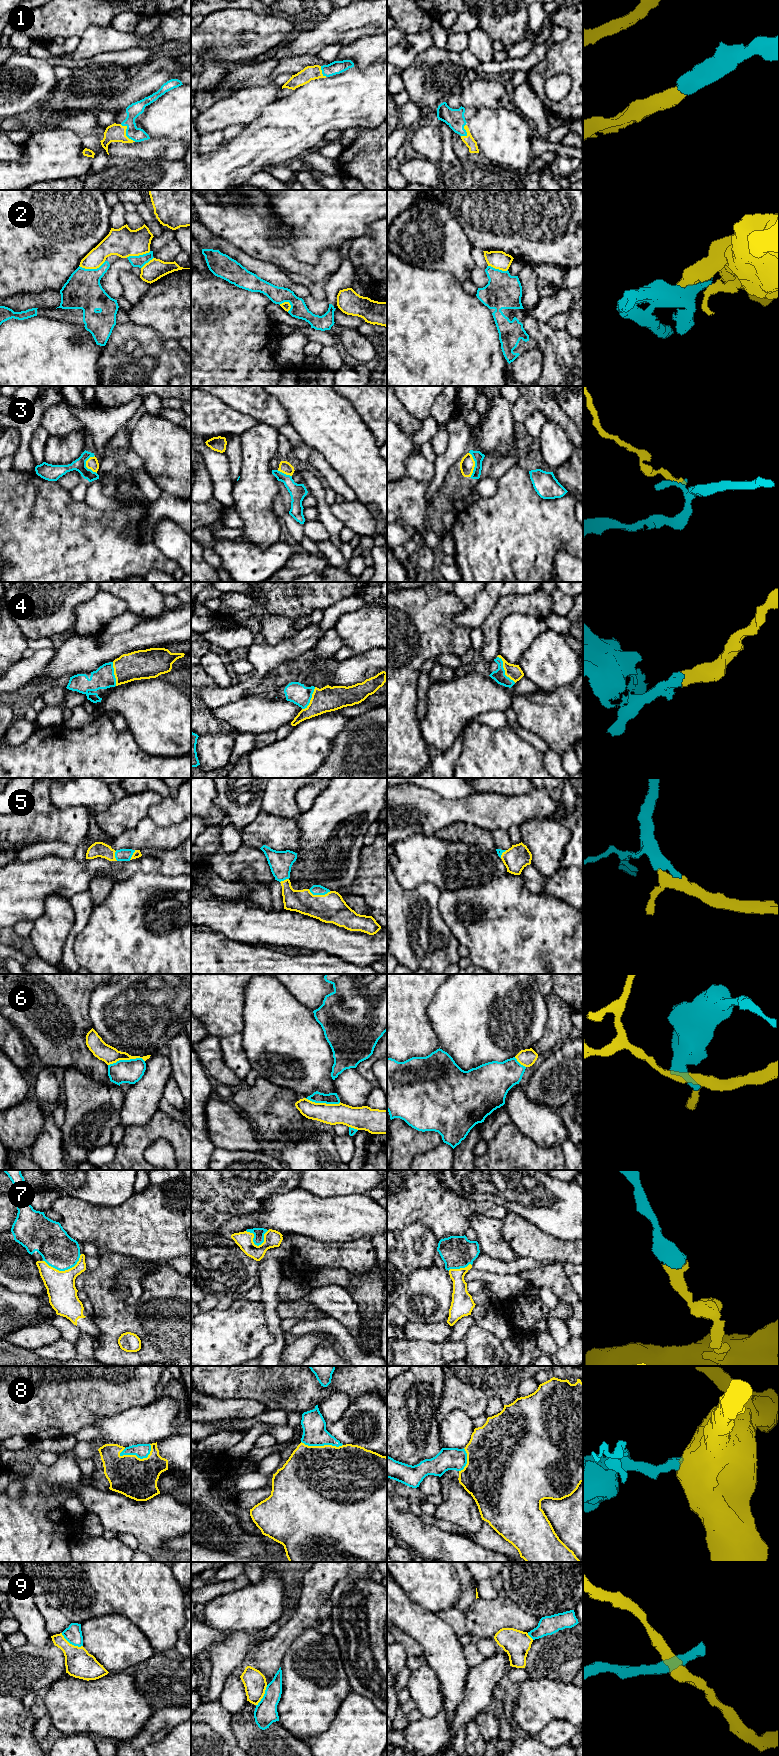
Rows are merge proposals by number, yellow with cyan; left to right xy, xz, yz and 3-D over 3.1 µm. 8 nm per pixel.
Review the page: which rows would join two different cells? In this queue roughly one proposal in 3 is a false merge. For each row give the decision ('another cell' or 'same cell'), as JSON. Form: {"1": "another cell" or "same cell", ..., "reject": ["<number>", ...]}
{"1": "same cell", "2": "another cell", "3": "another cell", "4": "same cell", "5": "same cell", "6": "another cell", "7": "same cell", "8": "same cell", "9": "another cell", "reject": ["2", "3", "6", "9"]}

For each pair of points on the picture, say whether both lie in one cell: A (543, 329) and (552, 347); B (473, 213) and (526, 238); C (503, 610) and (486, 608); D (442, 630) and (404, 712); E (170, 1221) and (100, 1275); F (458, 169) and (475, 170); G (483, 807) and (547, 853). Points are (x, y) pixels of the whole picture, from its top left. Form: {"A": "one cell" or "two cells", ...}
{"A": "one cell", "B": "one cell", "C": "two cells", "D": "one cell", "E": "two cells", "F": "one cell", "G": "two cells"}

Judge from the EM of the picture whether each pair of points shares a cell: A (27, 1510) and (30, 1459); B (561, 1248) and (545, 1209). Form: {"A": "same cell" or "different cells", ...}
{"A": "different cells", "B": "different cells"}

